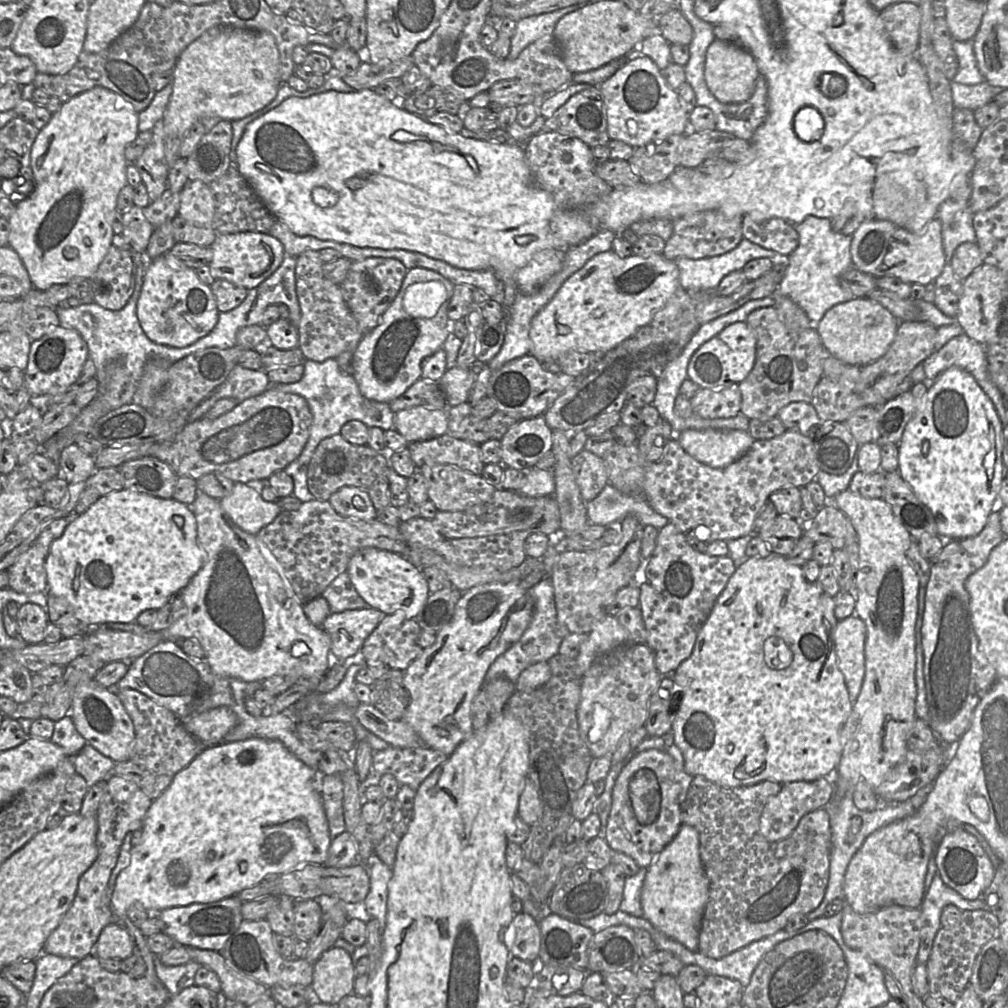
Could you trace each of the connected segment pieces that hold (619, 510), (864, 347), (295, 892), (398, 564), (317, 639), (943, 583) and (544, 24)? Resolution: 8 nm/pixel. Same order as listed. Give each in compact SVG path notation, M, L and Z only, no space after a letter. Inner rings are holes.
M607 483L601 493L586 503L587 518L593 525L608 526L622 522L627 516L635 517L643 526L654 526L658 530L669 523L663 515L657 513L644 497L631 497L621 493Z
M858 297L829 309L816 325L816 329L830 355L849 365L863 367L888 351L895 339L899 323L880 303L867 297Z
M306 864L279 875L270 881L261 881L236 896L242 902L249 902L263 896L287 895L295 900L315 899L321 895L338 897L348 903L365 900L370 890L370 879L364 865L352 865L344 868L327 867L321 864Z
M368 547L357 551L351 557L346 572L357 593L370 608L386 615L402 611L407 619L414 619L424 607L430 594L420 569L399 554L386 550Z
M197 490L197 496L194 503L191 504L191 510L195 514L197 523L197 537L204 552L204 564L197 574L190 580L187 586L182 590L183 607L181 608L178 618L169 628L165 630L150 631L149 633L144 634L135 634L128 631L115 630L107 627L94 627L93 629L88 629L88 633L85 636L85 648L83 655L90 656L94 659L99 659L106 664L114 661L132 661L163 641L194 639L204 648L205 660L208 662L212 672L216 675L235 678L244 682L261 682L272 676L286 676L291 677L291 679L296 679L294 684L301 684L301 686L305 686L308 688L309 694L291 707L296 708L299 714L300 722L317 723L317 719L324 715L324 706L321 706L321 704L318 703L318 697L315 696L316 693L319 694L319 692L316 691L317 687L329 669L328 654L331 647L331 638L329 634L324 631L322 627L317 627L309 621L304 614L303 604L295 595L293 588L287 581L280 564L276 561L274 566L272 566L267 561L258 546L256 535L249 534L238 527L222 509L219 499L212 498L204 492Z
M994 510L978 535L963 539L944 539L946 544L942 550L931 559L927 559L930 561L931 574L926 587L921 635L928 723L938 741L946 745L955 745L968 730L975 708L999 677L980 649L971 621L970 596L965 588L965 581L987 562L992 549L999 545L1005 537L999 511Z
M572 5L553 12L533 15L517 21L516 31L511 39L508 59L516 59L529 44L543 36L552 36L558 21L565 15L577 11L580 6Z

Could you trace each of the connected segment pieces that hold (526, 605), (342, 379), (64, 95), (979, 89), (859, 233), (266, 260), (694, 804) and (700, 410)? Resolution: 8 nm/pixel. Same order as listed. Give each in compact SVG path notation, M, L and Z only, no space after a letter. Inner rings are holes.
M513 581L508 583L490 583L475 586L469 589L466 592L463 592L461 598L455 606L454 615L449 623L441 628L437 633L435 643L423 650L421 655L415 659L404 672L403 684L408 690L410 695L410 704L405 711L405 714L402 718L404 722L409 724L415 732L422 739L424 746L438 750L450 756L454 753L456 748L465 740L471 737L474 733L472 720L471 720L471 705L476 696L476 694L483 689L485 685L485 677L491 666L491 664L497 659L498 656L507 651L512 645L514 645L524 634L526 629L531 623L534 612L534 602L529 595L529 591L521 587L520 581Z
M330 358L323 362L304 360L303 366L303 376L298 382L270 385L282 392L302 396L306 400L312 414L312 425L306 445L298 458L288 464L284 469L294 482L292 495L298 498L302 503L310 502L315 499L308 490L307 470L313 452L323 439L339 434L342 426L351 420L358 420L368 428L378 427L383 431L395 429L393 423L394 413L391 411L389 404L365 398L361 394L352 374L342 372L336 359ZM368 409L378 409L378 411L380 411L380 417L375 419L368 416L365 413L365 410Z
M146 2L132 27L109 47L99 53L82 51L74 67L67 73L51 75L38 72L32 83L50 97L59 98L62 103L94 87L103 87L131 103L137 113L142 112L156 93L153 75L173 71L178 60L174 55L173 37L163 19L163 9L157 3Z
M987 81L976 85L965 85L951 82L954 108L970 109L975 111L994 100L995 96L1003 91L1001 87L992 86Z
M937 216L921 233L912 233L886 220L863 220L852 236L850 251L853 266L866 274L875 278L894 276L924 286L935 282L948 263L943 248L942 224Z
M240 232L234 234L218 234L210 246L213 252L209 269L212 277L224 279L247 290L257 287L281 265L284 247L275 237L260 232Z
M697 775L693 777L688 793L681 803L681 822L682 824L695 827L699 833L700 857L710 881L709 899L702 918L698 950L709 958L721 959L756 940L771 936L783 930L792 916L796 914L808 915L820 905L824 898L829 880L830 853L832 849L832 832L829 813L825 808L819 808L809 812L800 819L795 830L786 839L775 842L766 840L760 832L760 817L768 800L777 795L781 788L782 784L771 780L764 780L751 786L730 788L718 785L702 775Z
M738 384L726 388L700 388L691 398L693 414L705 419L731 418L740 413L741 392Z

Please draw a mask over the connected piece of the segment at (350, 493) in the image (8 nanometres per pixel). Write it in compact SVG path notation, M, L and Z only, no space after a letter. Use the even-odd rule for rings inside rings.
M344 486L334 492L328 502L335 512L342 517L370 521L376 519L374 508L366 490Z

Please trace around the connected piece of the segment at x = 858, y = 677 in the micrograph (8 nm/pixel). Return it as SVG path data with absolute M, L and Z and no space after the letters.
M857 614L838 621L835 630L838 667L844 675L852 704L860 694L865 676L866 637L866 625Z

